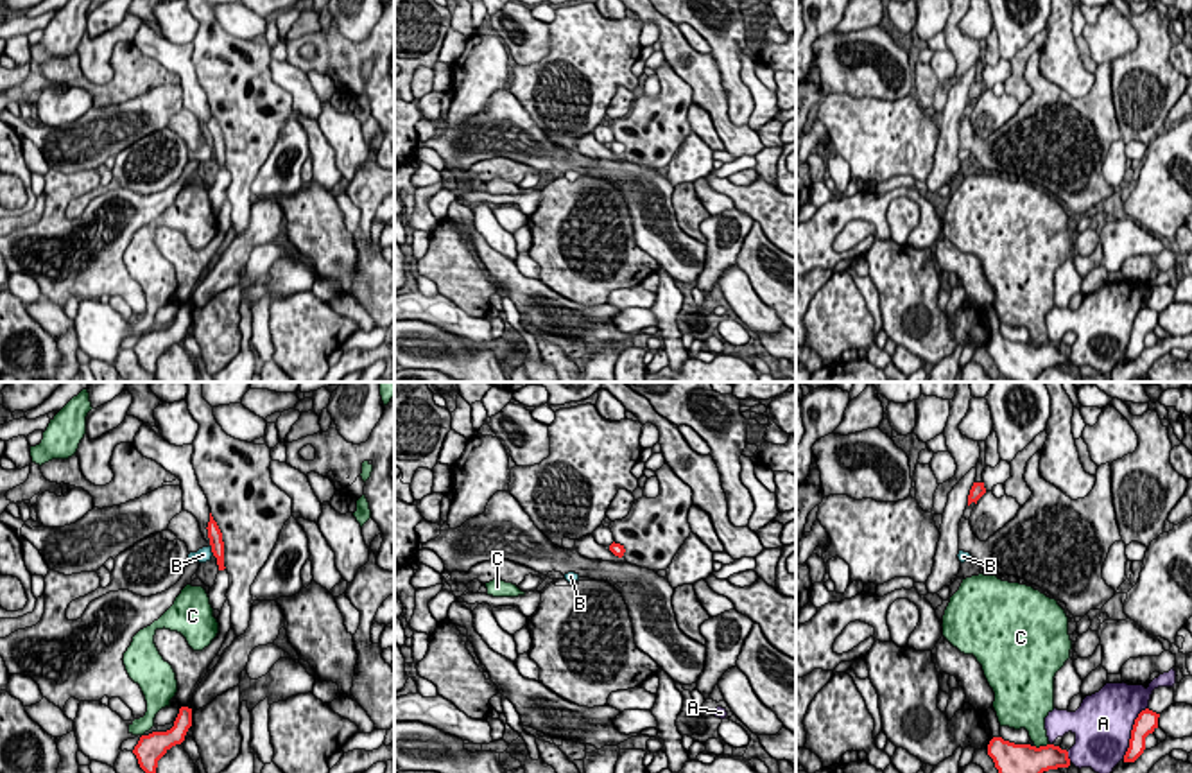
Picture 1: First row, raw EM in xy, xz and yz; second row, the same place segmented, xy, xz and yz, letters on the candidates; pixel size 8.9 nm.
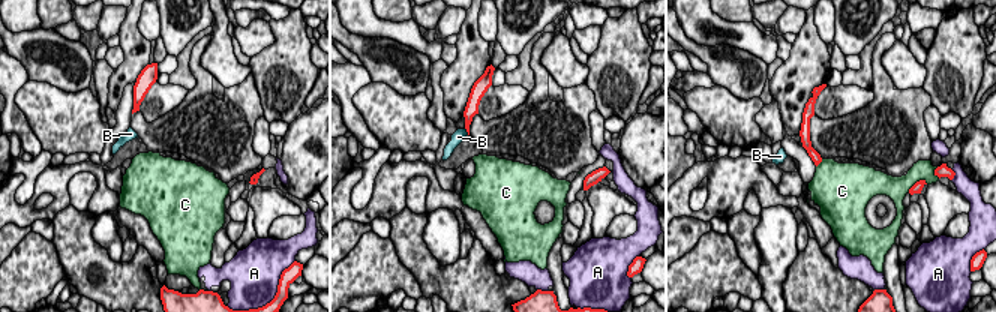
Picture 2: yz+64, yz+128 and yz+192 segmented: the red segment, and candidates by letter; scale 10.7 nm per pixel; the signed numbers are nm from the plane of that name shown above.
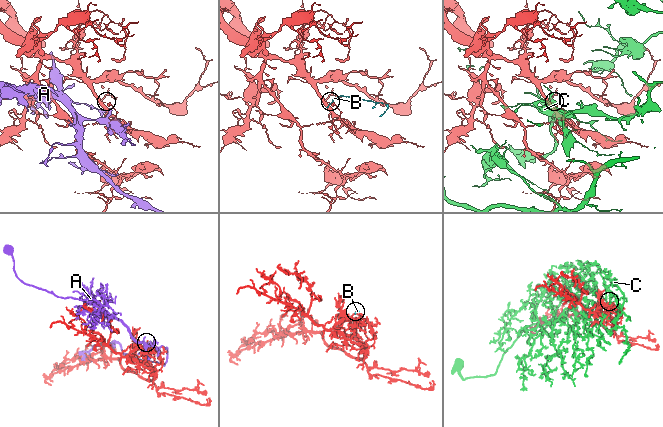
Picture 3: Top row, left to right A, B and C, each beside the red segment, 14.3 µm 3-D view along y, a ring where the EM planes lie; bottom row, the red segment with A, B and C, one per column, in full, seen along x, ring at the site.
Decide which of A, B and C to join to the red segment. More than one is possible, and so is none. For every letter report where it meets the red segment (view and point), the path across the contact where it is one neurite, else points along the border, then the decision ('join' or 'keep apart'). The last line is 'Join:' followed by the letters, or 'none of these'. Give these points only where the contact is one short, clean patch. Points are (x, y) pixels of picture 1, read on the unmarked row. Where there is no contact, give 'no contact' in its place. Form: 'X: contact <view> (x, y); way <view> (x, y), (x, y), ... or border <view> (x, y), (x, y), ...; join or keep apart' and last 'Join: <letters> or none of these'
A: contact yz (1131, 330); keep apart
B: contact xy (212, 149); border xy (210, 146), (214, 153); keep apart
C: contact yz (1042, 345); keep apart
Join: none of these

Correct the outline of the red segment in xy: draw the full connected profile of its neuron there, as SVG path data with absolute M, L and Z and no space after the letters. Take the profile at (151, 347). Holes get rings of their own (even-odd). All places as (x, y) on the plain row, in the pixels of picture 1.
M181 305L174 319L174 325L167 330L152 330L142 334L133 352L138 357L140 366L147 373L156 373L158 359L176 343L185 339L188 326L192 325L192 307Z

